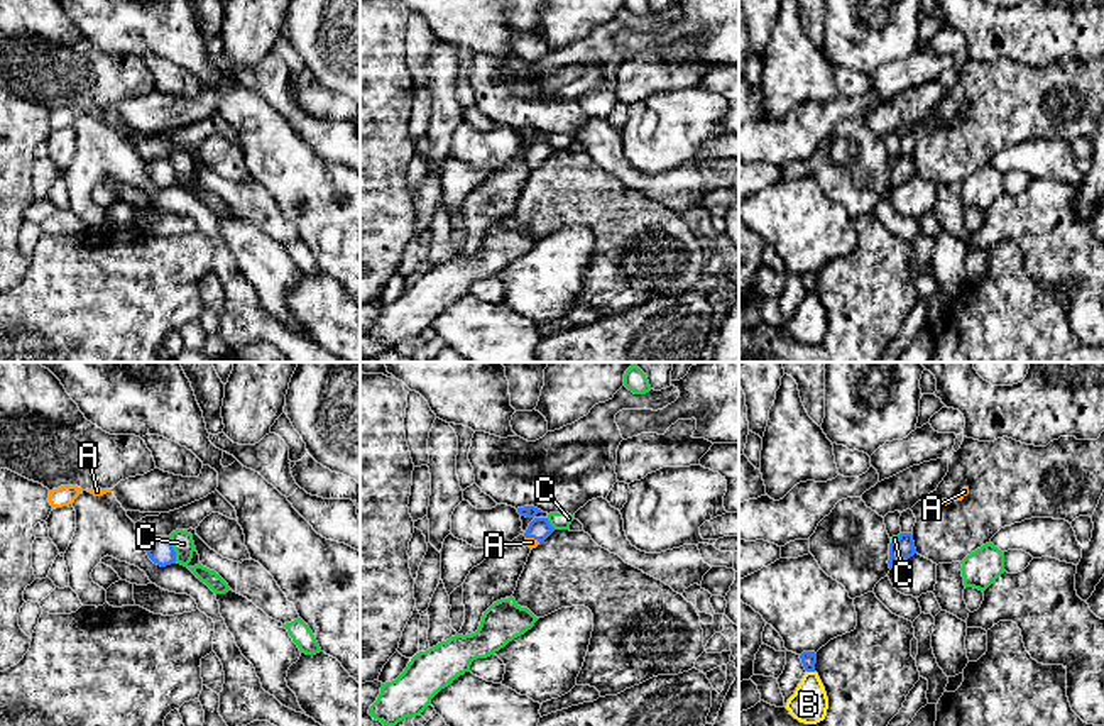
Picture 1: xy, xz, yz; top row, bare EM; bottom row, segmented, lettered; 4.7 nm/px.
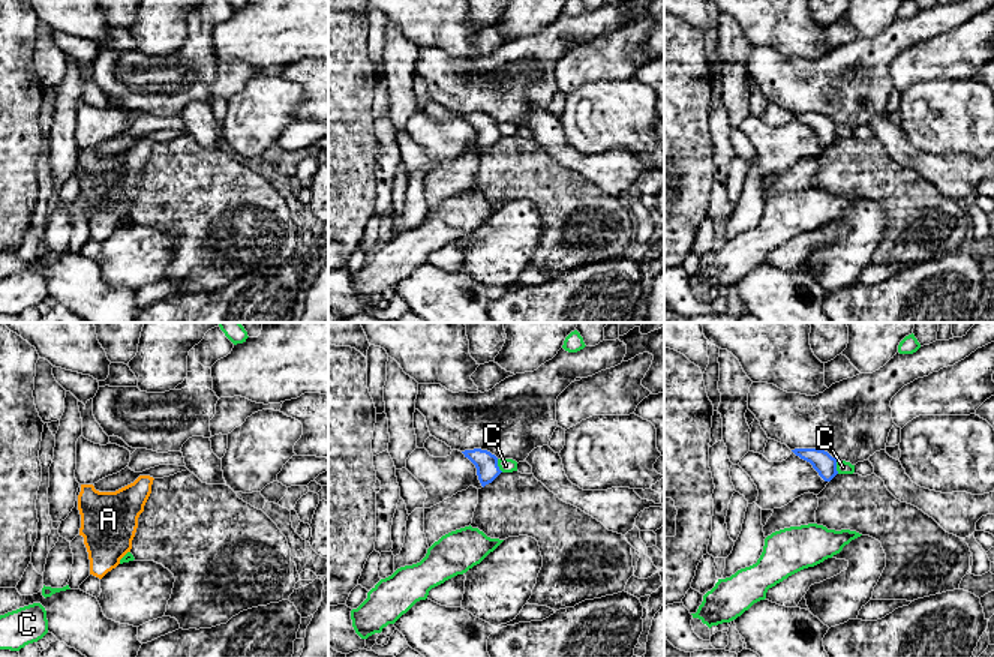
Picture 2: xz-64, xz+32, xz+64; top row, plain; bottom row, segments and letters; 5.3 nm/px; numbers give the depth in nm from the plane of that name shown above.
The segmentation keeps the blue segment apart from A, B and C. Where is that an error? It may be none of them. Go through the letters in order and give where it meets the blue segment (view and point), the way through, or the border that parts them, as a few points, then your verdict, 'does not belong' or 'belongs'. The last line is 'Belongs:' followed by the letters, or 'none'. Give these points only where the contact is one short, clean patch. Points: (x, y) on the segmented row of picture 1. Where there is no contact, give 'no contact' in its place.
A: xz (533, 537) | across xz (540, 528), (533, 537), (531, 542) | belongs
B: yz (810, 670) | does not belong
C: xy (173, 549) | along xy (168, 537), (176, 560) | does not belong
Belongs: A

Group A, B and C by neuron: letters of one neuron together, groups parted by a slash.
A / B / C

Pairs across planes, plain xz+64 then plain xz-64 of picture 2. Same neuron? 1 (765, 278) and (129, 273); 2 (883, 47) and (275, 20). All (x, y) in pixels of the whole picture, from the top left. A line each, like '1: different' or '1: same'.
1: different
2: different

